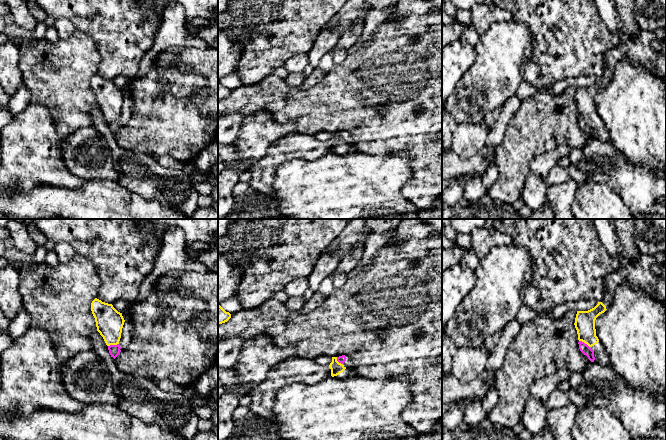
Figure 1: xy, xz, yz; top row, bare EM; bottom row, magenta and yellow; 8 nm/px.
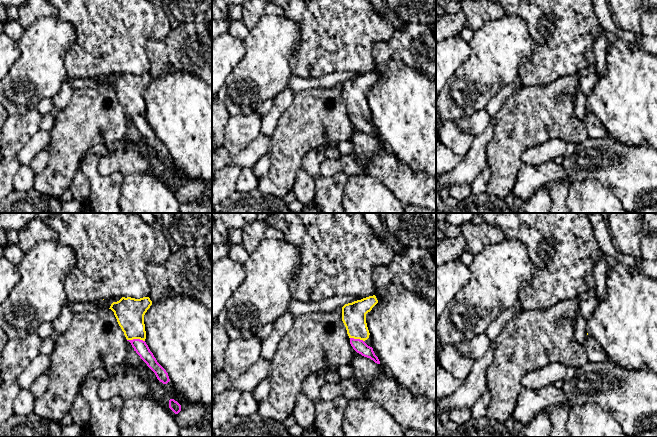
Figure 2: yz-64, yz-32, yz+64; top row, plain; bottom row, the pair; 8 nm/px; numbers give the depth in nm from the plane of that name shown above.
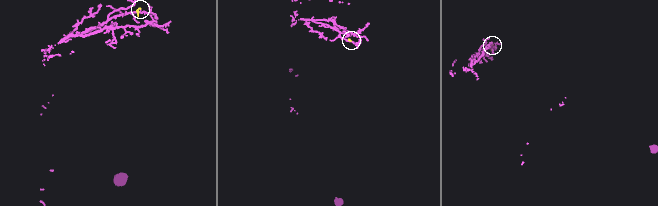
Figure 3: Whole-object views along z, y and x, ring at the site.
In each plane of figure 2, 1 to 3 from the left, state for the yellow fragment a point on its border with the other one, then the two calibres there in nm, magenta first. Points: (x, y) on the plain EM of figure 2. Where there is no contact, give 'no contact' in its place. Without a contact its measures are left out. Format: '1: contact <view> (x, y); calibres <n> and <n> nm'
1: contact yz-64 (136, 115); calibres 110 and 240 nm
2: contact yz-32 (357, 115); calibres 100 and 190 nm
3: no contact

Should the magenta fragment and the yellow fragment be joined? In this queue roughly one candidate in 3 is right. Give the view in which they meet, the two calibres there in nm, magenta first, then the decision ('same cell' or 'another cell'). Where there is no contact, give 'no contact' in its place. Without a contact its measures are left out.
meets magenta in xy; 90 nm thick on the magenta side, 220 nm on the other; same cell

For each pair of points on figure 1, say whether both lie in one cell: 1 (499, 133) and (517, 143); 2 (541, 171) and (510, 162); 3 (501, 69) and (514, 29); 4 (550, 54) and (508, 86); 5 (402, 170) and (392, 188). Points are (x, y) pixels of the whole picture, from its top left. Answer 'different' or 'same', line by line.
1: different
2: different
3: same
4: different
5: same

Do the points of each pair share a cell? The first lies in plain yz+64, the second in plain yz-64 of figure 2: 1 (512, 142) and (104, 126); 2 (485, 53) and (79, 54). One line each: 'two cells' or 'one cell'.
1: one cell
2: two cells

